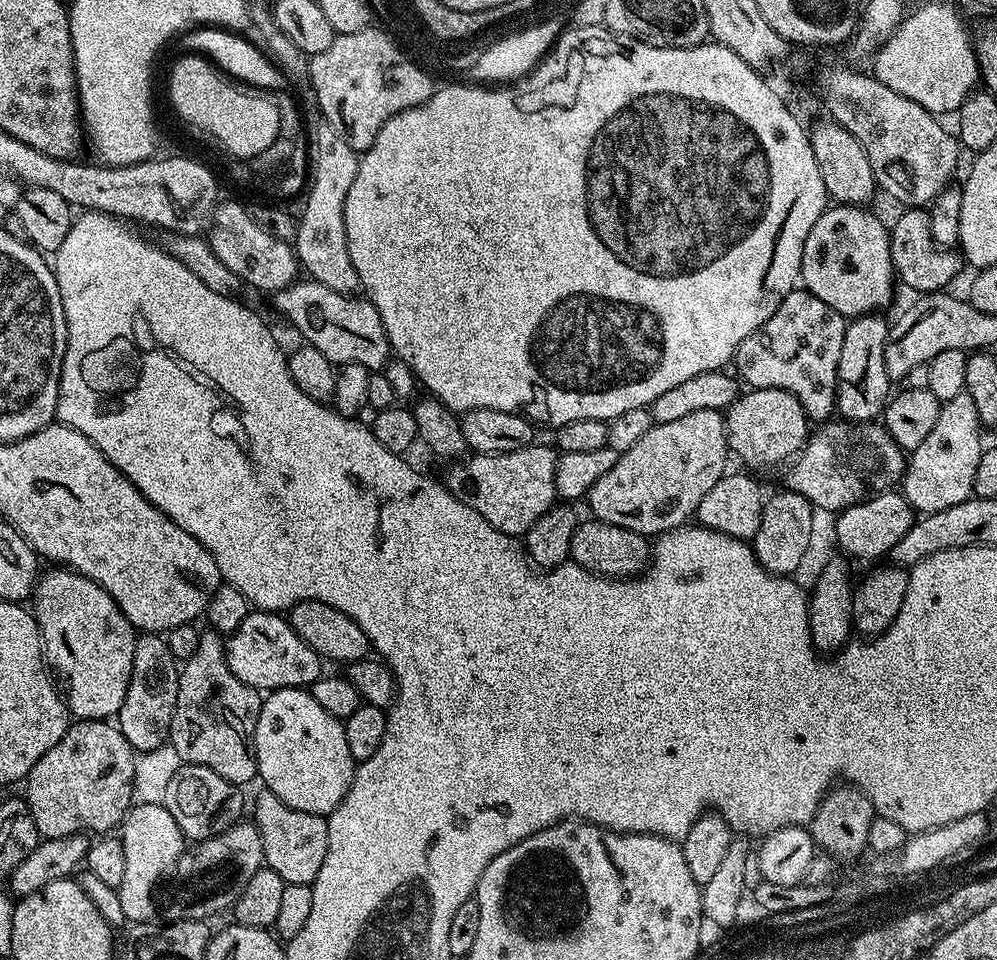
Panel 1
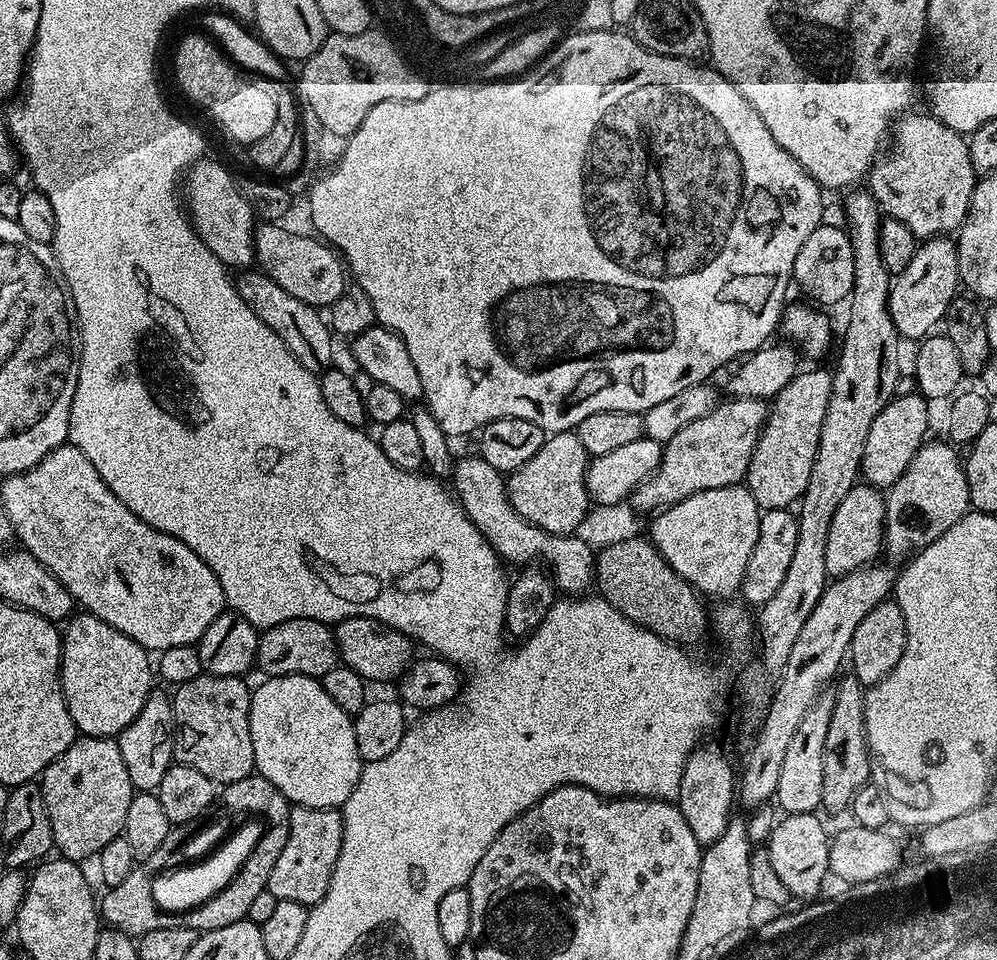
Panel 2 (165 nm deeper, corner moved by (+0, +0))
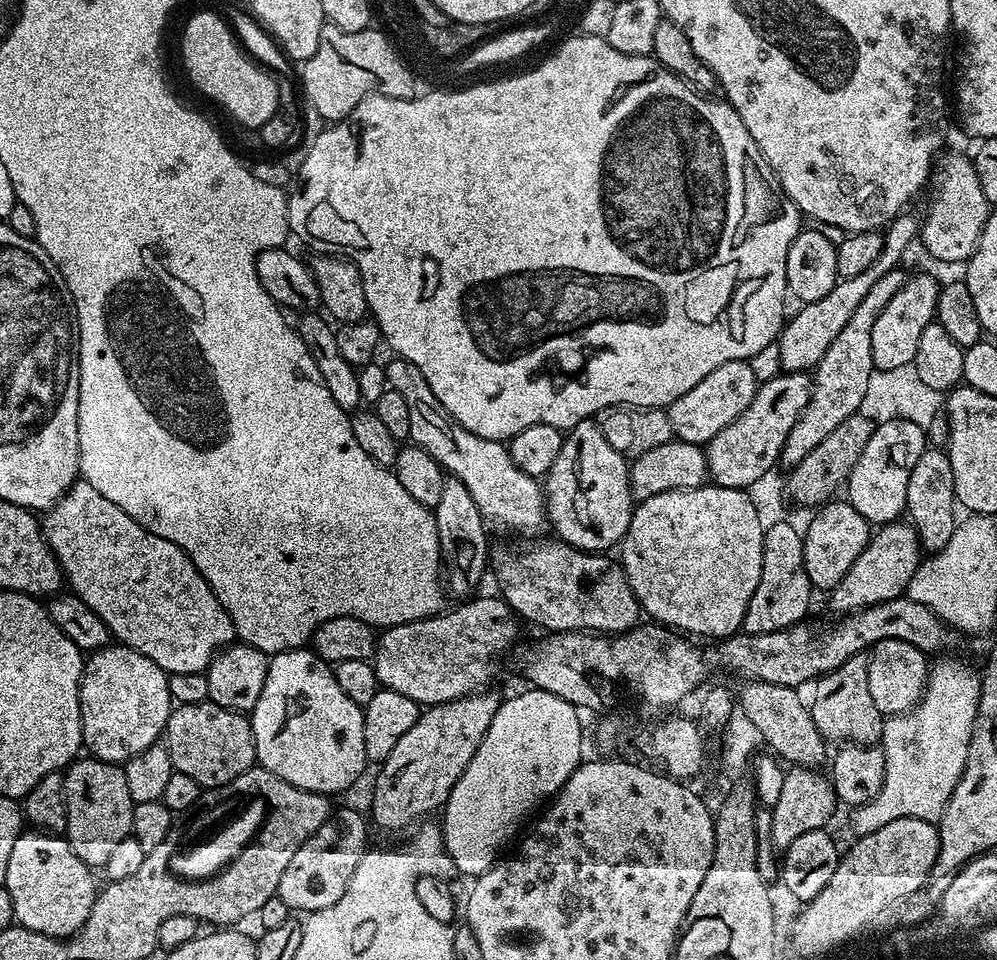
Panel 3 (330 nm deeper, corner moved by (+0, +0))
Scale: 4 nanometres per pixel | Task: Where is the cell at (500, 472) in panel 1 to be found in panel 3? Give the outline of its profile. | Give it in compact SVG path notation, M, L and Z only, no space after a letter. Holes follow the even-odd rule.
M595 419L583 420L567 429L558 462L550 466L542 484L546 493L546 520L556 527L555 535L583 552L604 554L615 549L630 526L634 507L629 471L629 461L606 442Z

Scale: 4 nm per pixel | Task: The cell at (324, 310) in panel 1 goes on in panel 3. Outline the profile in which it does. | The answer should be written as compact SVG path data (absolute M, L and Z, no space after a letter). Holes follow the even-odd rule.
M392 358L392 361L387 361L386 371L389 388L398 390L398 394L406 398L406 406L410 406L411 443L417 444L419 448L430 453L448 476L458 478L458 482L462 482L462 486L470 490L470 498L478 502L478 510L493 529L505 528L508 532L521 532L524 535L521 537L524 538L535 537L539 533L536 531L542 526L545 527L546 524L546 493L541 481L537 477L518 470L518 466L514 466L510 458L507 447L501 441L478 438L478 434L470 434L470 430L457 426L452 415L442 406L442 402L434 398L434 390L430 390L426 378L422 378L422 370L418 370L418 366L414 366L408 360Z

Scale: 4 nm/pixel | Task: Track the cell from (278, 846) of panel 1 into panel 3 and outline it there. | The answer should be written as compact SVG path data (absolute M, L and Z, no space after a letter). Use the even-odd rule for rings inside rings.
M337 807L326 822L322 822L322 826L318 826L318 830L314 830L314 834L310 834L302 846L298 846L294 859L286 865L276 891L289 910L301 914L326 910L326 906L334 906L334 902L346 894L350 877L365 854L368 828L370 824L365 813L363 816L356 808Z

